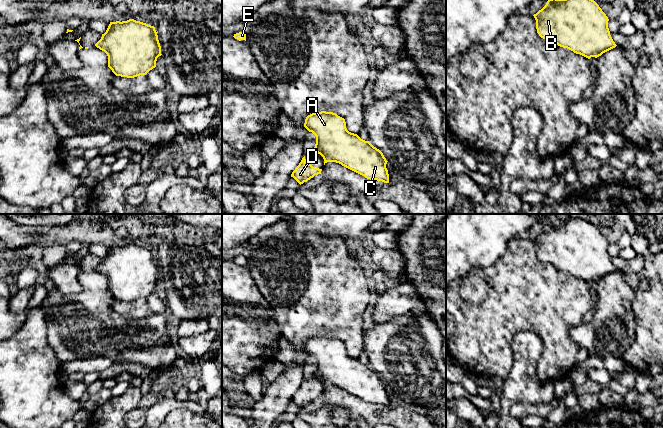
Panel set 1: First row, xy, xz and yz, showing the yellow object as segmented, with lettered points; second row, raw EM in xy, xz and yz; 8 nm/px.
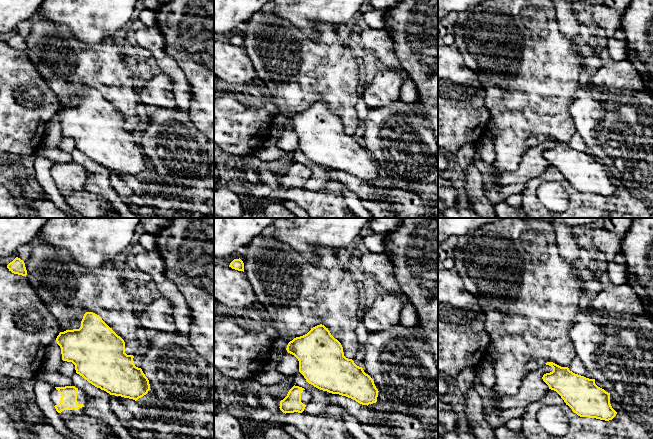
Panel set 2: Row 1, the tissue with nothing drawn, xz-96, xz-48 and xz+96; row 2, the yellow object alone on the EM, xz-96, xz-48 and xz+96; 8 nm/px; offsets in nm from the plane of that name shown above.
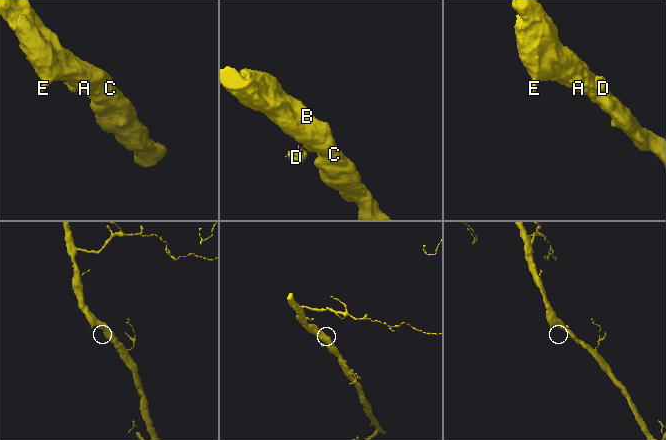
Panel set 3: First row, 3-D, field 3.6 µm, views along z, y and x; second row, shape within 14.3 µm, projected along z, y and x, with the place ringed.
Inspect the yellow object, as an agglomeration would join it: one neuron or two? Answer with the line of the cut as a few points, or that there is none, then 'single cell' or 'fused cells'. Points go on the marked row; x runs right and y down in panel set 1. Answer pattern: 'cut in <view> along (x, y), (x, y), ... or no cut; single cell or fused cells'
cut in xz along (324, 160), (326, 162); fused cells

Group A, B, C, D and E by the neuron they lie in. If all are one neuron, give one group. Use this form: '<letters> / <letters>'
A B C E / D

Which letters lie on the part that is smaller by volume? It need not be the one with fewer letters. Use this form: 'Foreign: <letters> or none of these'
Foreign: D

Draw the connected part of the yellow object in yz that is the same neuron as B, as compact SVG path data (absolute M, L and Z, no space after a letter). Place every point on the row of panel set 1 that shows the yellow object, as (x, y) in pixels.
M548 0L546 5L533 16L536 20L537 33L541 38L552 40L558 46L588 59L597 58L617 46L610 35L608 17L594 0Z

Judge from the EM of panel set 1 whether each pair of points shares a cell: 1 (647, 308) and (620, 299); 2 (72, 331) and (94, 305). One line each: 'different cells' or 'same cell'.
1: different cells
2: same cell

